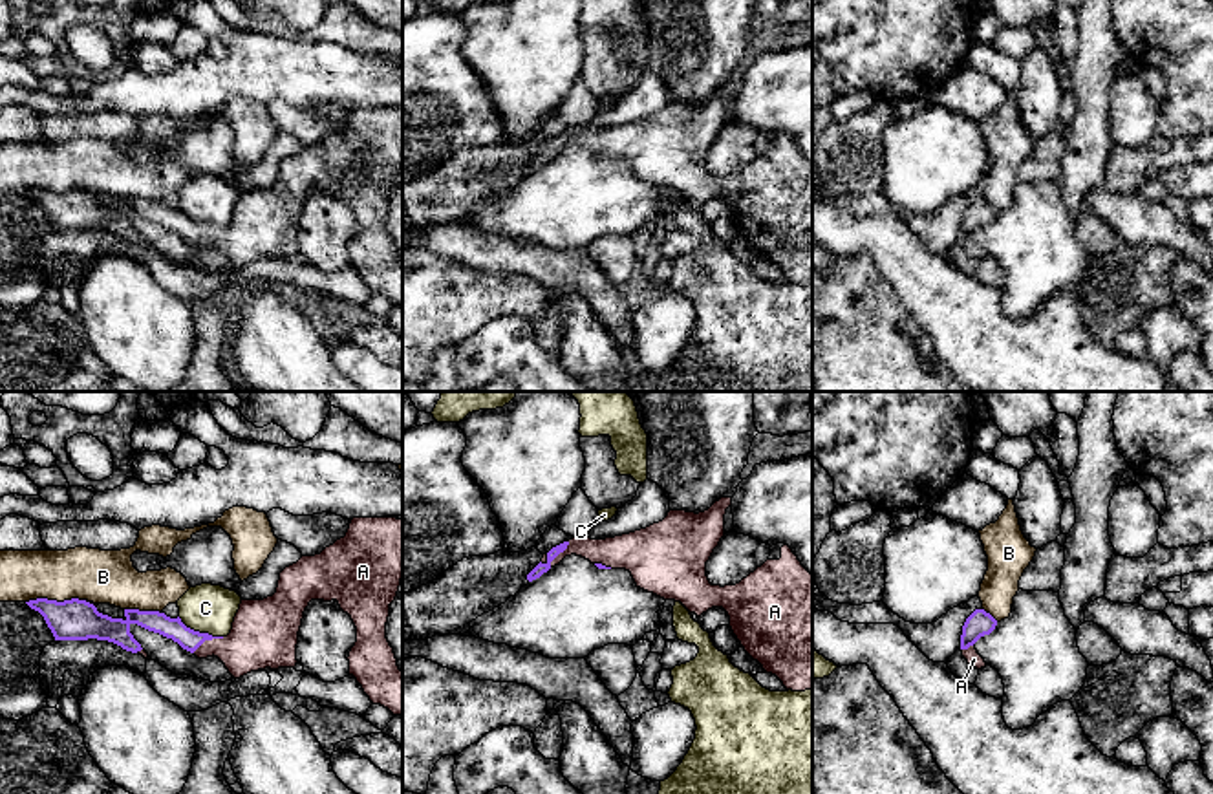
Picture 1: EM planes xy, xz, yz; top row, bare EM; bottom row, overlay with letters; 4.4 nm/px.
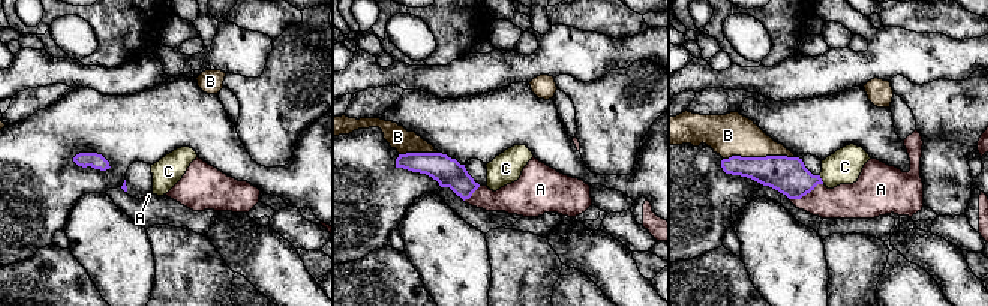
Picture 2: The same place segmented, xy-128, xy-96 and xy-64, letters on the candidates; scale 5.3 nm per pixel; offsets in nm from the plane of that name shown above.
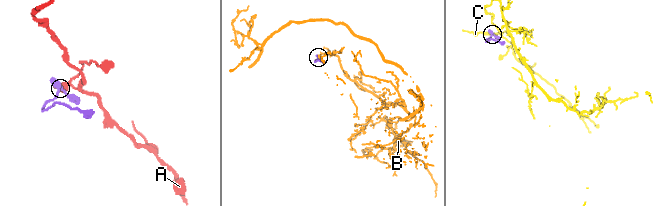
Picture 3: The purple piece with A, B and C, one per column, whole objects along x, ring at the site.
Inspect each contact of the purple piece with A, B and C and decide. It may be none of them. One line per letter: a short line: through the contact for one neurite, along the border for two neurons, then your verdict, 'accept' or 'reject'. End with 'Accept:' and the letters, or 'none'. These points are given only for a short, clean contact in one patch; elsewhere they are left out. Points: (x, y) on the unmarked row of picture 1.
A: accept
B: reject
C: line xy (178, 207), (194, 220), (222, 227); reject
Accept: A

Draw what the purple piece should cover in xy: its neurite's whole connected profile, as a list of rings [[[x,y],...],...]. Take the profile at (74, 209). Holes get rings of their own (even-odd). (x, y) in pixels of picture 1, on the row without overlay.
[[[353,108],[344,128],[285,157],[273,187],[242,190],[227,227],[194,221],[179,207],[159,201],[124,199],[123,210],[79,188],[37,188],[26,194],[44,207],[55,231],[108,231],[150,249],[130,223],[130,216],[137,214],[172,229],[198,249],[218,247],[240,269],[265,258],[295,258],[306,198],[311,190],[337,190],[357,218],[357,232],[348,247],[349,265],[373,295],[403,306],[403,262],[386,229],[390,194],[401,170],[403,110]]]

